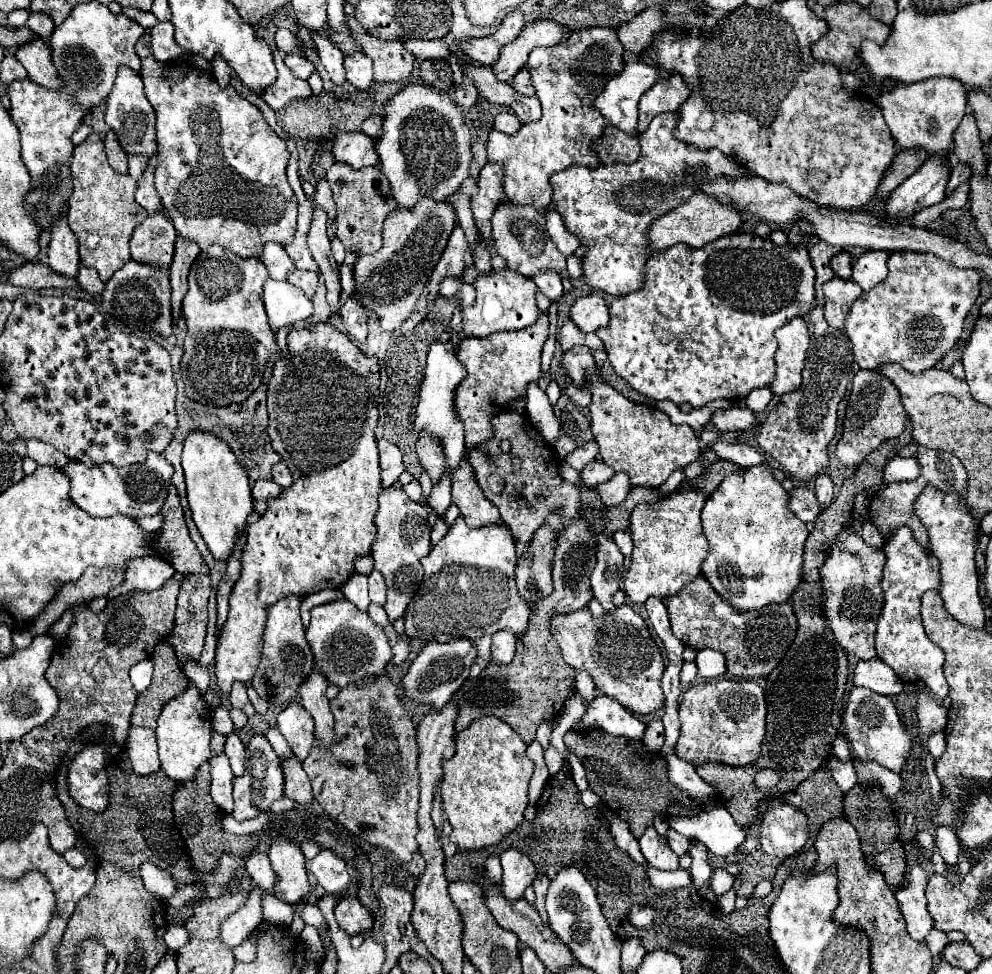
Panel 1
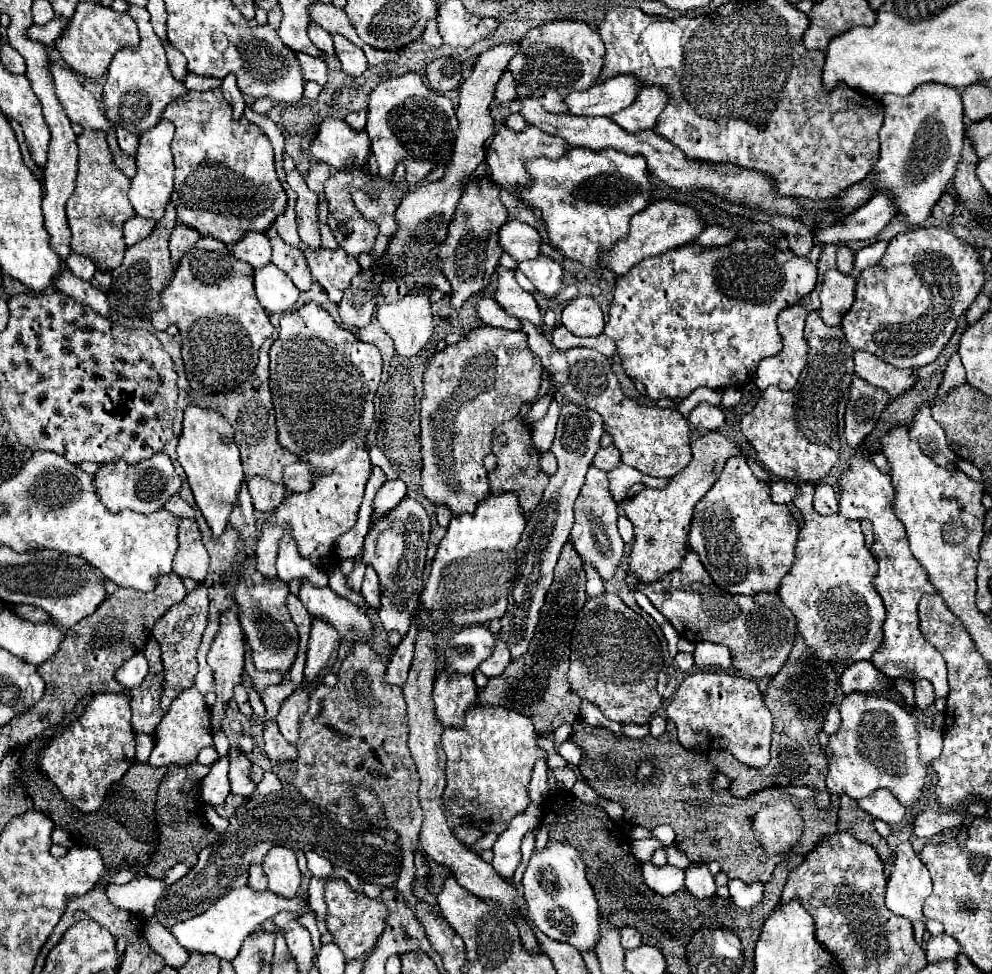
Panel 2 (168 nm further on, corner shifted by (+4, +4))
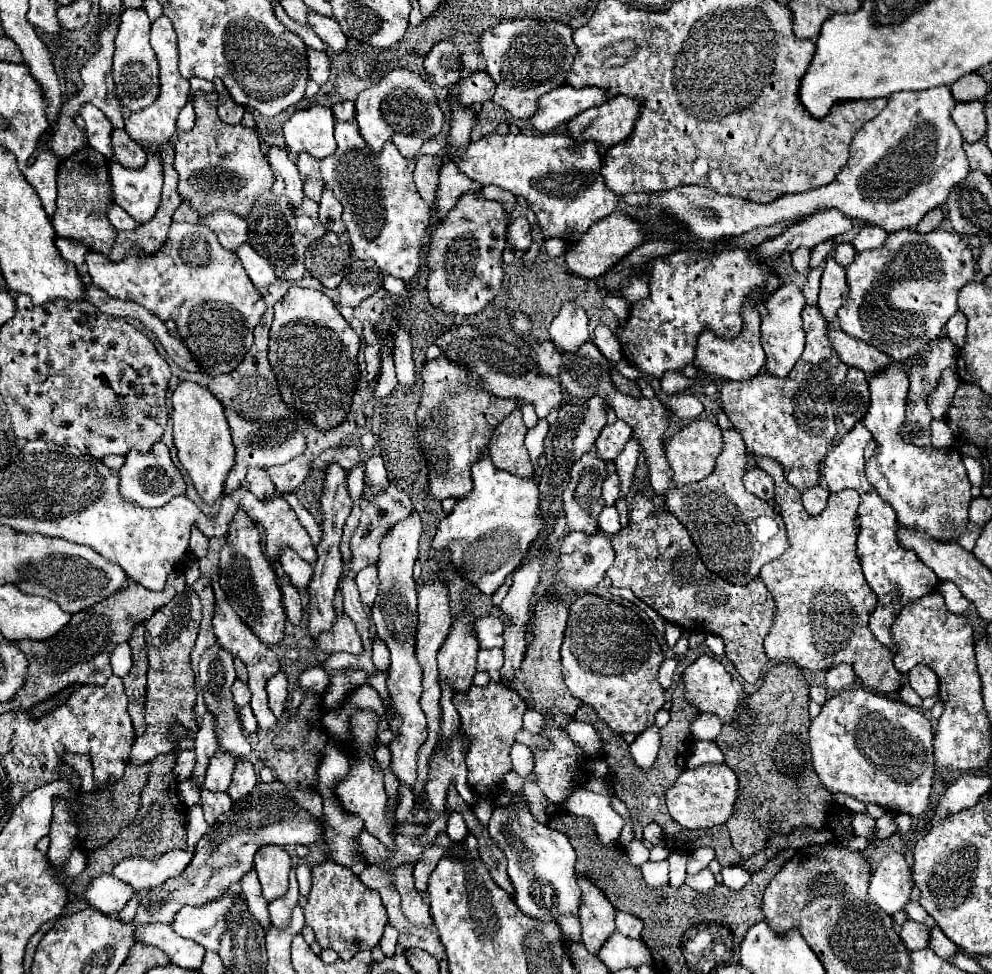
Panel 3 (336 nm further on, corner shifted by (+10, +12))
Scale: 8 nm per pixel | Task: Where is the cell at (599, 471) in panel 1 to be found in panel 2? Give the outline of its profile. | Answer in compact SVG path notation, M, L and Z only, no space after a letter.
M616 446L600 448L600 452L596 452L596 456L594 456L594 466L604 470L604 472L610 472L618 464L620 464L620 452Z

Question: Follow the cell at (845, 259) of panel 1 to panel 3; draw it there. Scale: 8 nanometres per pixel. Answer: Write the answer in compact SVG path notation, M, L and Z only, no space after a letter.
M838 244L836 252L834 252L834 260L846 268L854 260L854 254L856 254L856 250L852 244Z

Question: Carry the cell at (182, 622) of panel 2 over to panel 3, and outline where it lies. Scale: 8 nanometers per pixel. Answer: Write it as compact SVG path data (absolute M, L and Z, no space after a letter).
M186 590L170 604L162 606L150 620L144 622L146 626L146 648L148 648L148 688L146 688L146 732L136 738L132 752L130 752L130 762L132 764L146 764L154 760L158 754L174 752L174 744L166 740L168 728L174 720L180 720L186 728L192 732L196 730L194 722L194 702L196 702L196 686L194 686L194 672L190 666L190 652L194 648L194 640L198 636L202 620L202 606L200 598L194 590Z

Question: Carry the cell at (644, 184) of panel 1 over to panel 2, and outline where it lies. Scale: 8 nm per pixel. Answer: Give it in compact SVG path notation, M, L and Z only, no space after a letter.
M568 148L566 154L560 160L550 160L550 158L532 158L524 162L524 168L530 176L530 184L518 188L520 196L524 202L530 204L530 208L540 208L542 210L542 220L546 224L548 240L550 244L566 258L576 260L592 270L600 270L604 280L608 284L616 282L616 276L602 270L598 264L598 254L600 246L610 248L618 238L624 238L628 232L628 222L634 216L634 212L644 210L650 202L650 192L652 184L648 178L648 168L640 156L628 156L628 154L618 154L618 150L598 150L592 152L588 148Z

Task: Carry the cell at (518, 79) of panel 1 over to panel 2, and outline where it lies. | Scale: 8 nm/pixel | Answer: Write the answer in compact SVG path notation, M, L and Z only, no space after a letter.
M504 72L496 84L496 92L494 92L494 100L496 104L504 104L516 98L516 80L510 72Z

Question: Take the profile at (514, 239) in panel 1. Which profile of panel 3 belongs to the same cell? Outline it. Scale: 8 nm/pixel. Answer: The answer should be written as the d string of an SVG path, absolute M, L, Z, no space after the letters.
M516 218L508 224L506 228L506 240L508 244L512 244L516 250L528 250L532 244L532 236L530 236L530 224L526 218Z

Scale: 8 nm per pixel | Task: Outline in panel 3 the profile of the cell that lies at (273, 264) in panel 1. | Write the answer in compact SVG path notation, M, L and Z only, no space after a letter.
M218 210L206 218L200 218L200 222L206 224L208 228L212 228L218 236L218 242L230 252L236 252L250 238L248 228L246 228L246 220L236 216L234 212L226 212L226 210L220 212Z

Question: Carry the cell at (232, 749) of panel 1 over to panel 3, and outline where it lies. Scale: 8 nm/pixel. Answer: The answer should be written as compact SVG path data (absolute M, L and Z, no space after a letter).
M236 760L234 776L228 788L228 794L232 800L238 800L240 796L246 796L256 786L256 772L250 760Z

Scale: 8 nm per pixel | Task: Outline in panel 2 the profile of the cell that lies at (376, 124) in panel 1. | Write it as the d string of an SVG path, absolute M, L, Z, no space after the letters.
M360 110L360 112L354 112L354 114L348 114L344 120L356 130L356 132L362 132L364 126L366 126L366 110Z

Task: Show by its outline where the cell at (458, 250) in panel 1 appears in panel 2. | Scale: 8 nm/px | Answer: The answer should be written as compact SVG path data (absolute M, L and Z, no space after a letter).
M416 286L420 294L408 294L400 302L378 306L376 318L380 326L394 340L396 352L404 358L416 356L434 332L430 300L422 292L424 288Z

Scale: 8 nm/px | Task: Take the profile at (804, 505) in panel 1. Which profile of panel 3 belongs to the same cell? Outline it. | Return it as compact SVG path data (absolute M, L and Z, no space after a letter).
M762 468L748 470L744 476L744 486L748 492L752 492L754 496L758 496L764 502L774 498L774 480Z

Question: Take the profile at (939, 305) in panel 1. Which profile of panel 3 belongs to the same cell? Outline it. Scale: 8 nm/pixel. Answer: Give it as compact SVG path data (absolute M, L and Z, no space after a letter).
M942 228L926 234L920 234L916 230L892 232L880 248L856 254L854 262L846 268L850 294L848 302L838 310L838 324L852 338L864 340L866 344L894 358L894 362L906 362L910 356L920 354L928 342L936 340L942 334L948 318L958 312L958 292L968 282L972 282L974 268L976 262L970 248L956 232Z

